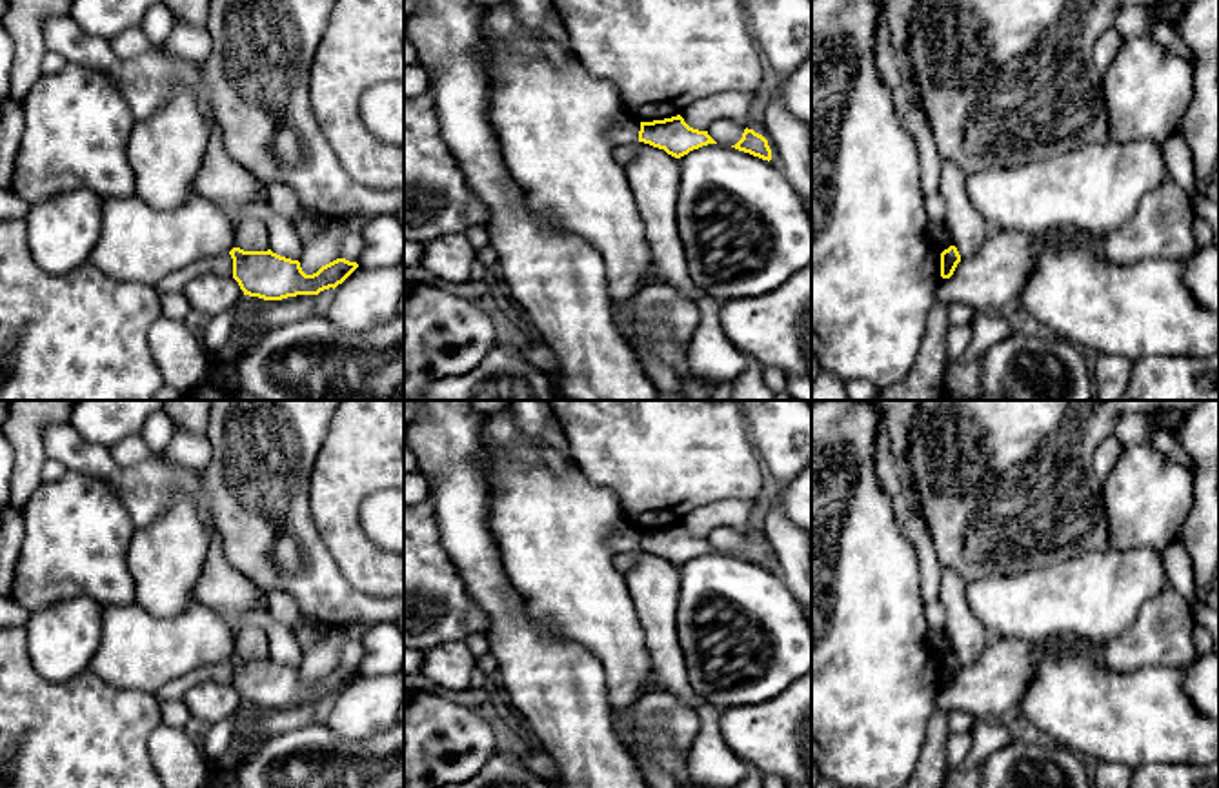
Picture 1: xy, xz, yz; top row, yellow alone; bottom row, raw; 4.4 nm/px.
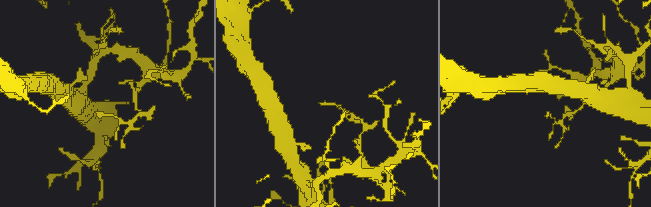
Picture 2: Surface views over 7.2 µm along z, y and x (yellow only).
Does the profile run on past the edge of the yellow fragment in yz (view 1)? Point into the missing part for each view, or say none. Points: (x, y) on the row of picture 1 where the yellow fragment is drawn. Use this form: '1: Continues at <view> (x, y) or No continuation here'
1: No continuation here

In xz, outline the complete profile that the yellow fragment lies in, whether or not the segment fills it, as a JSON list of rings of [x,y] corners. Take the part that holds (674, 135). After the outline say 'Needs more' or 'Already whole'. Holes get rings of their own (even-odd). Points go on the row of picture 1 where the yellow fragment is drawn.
[[[680,115],[664,120],[640,122],[639,142],[664,149],[675,158],[702,146],[717,144],[708,131],[690,127]]]. Already whole

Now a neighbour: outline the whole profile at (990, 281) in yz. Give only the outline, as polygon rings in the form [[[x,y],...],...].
[[[1075,227],[990,231],[981,249],[961,258],[950,278],[941,277],[933,300],[946,306],[964,304],[979,313],[1006,311],[1017,300],[1037,255],[1048,244],[1092,246],[1093,240]]]

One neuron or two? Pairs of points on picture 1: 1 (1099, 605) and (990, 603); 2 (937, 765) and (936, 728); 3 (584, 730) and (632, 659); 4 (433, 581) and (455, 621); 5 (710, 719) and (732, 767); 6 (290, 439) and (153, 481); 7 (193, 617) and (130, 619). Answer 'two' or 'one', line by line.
1: one
2: one
3: two
4: one
5: one
6: one
7: one

